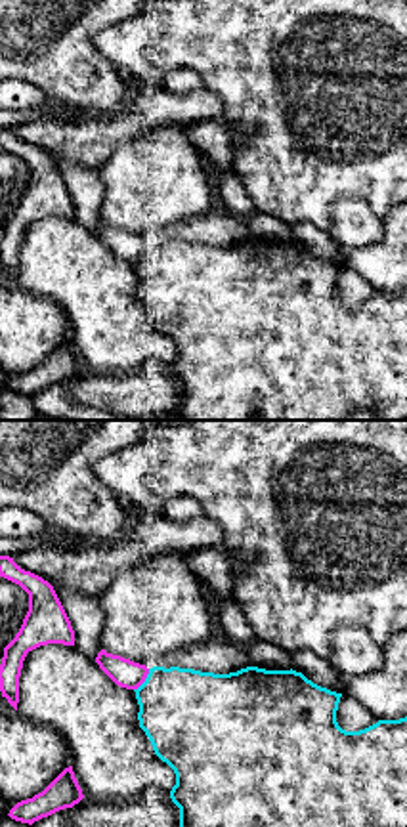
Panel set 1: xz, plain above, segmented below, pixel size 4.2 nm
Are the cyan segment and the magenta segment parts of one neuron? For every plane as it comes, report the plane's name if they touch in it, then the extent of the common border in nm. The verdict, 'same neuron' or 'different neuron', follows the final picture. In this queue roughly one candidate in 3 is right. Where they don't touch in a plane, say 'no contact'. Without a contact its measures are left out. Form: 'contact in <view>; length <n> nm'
contact in xz; length 120 nm

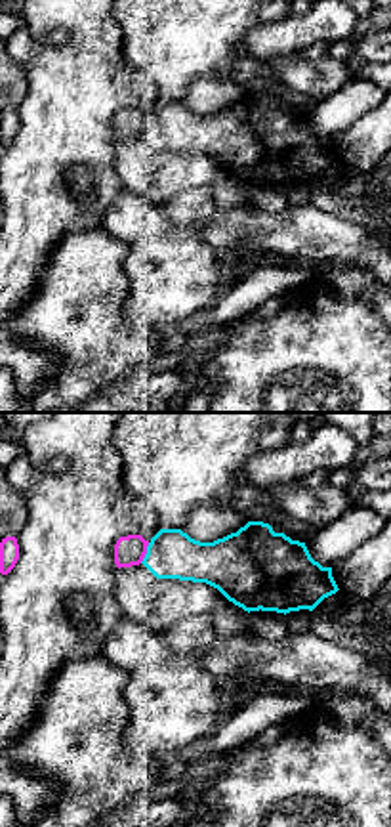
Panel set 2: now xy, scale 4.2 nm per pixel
contact in xy; length 100 nm

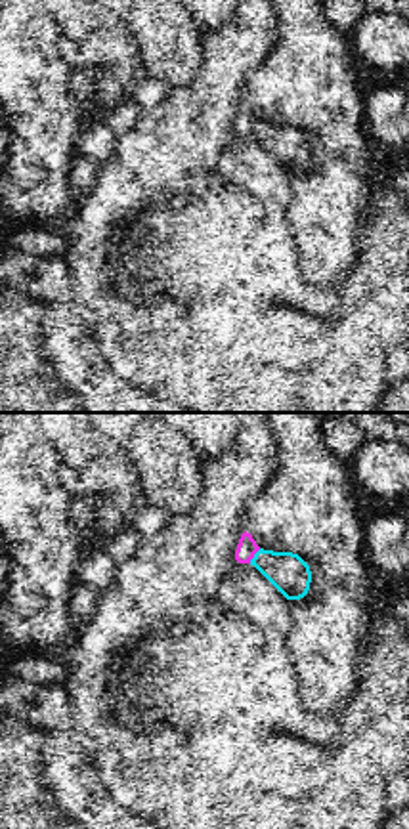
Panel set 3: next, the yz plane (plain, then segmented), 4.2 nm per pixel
contact in yz; length 80 nm

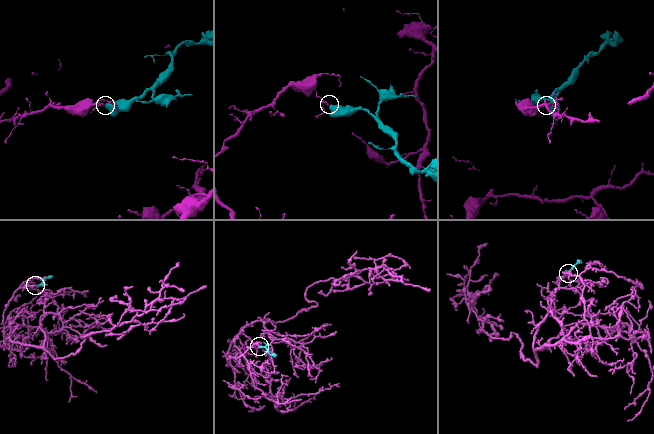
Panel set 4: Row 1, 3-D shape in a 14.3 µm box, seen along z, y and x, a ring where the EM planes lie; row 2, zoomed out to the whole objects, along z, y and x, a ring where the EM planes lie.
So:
same neuron

